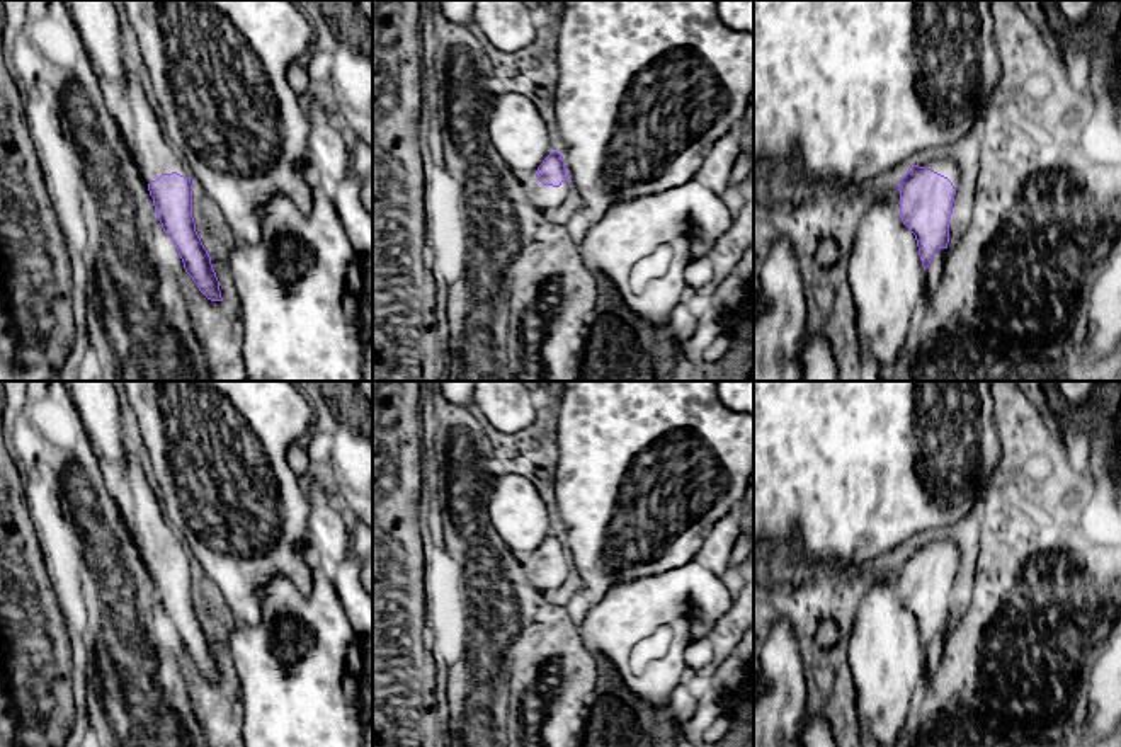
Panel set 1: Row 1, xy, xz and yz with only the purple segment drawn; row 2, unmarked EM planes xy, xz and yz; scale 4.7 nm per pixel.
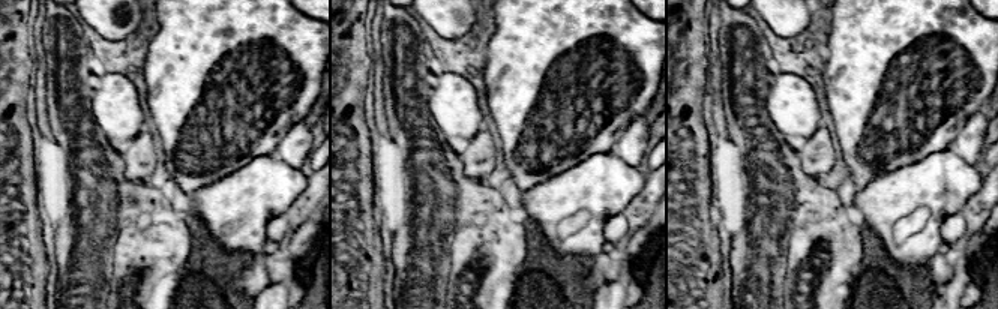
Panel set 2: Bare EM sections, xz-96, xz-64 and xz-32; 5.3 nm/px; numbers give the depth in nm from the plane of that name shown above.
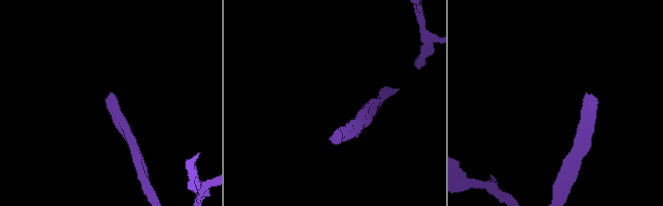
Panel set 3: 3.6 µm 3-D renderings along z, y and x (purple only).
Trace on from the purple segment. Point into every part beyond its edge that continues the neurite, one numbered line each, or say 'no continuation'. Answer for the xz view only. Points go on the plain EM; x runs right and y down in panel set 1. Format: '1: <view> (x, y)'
1: xz (541, 577)

